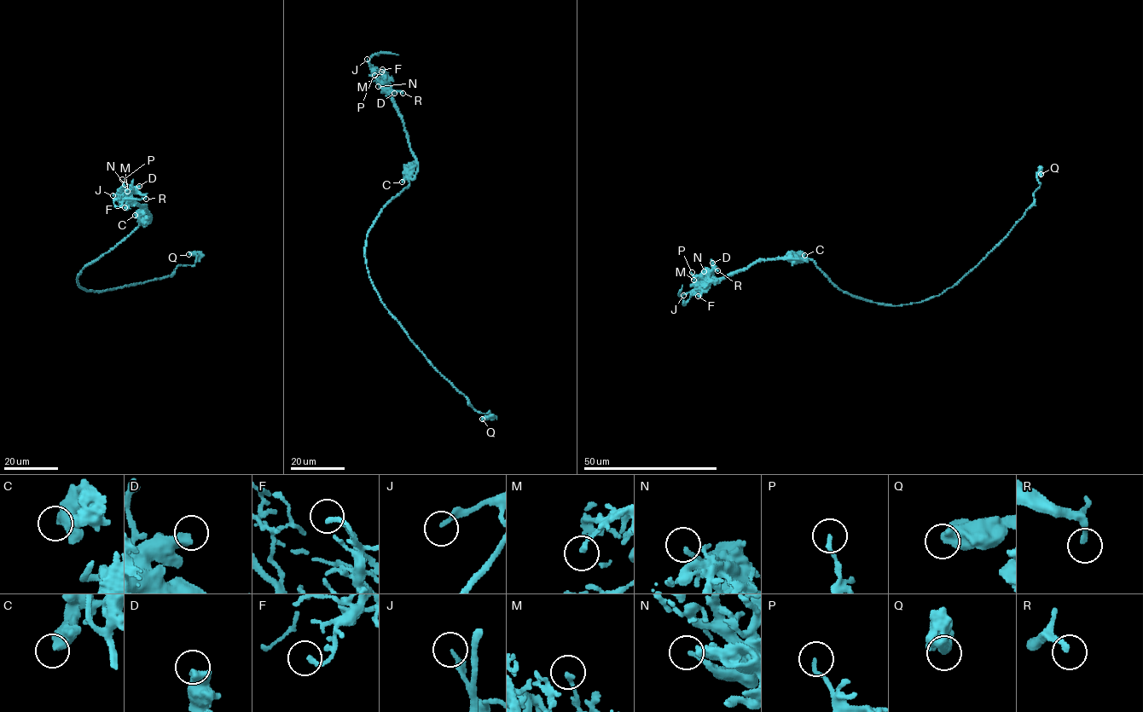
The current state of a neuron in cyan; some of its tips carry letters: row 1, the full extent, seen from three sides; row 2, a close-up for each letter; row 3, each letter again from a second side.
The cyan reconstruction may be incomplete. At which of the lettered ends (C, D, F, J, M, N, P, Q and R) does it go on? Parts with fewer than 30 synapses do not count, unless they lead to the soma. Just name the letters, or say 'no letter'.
no letter

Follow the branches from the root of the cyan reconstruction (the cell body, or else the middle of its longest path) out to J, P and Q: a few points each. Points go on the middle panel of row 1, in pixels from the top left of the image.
J: (367, 235), (386, 202), (409, 186), (410, 168), (415, 161), (395, 101), (380, 83), (367, 59)
P: (367, 235), (386, 202), (409, 186), (410, 168), (415, 161), (395, 101), (374, 75)
Q: (367, 235), (366, 266), (380, 300), (469, 405), (493, 417), (482, 419)

